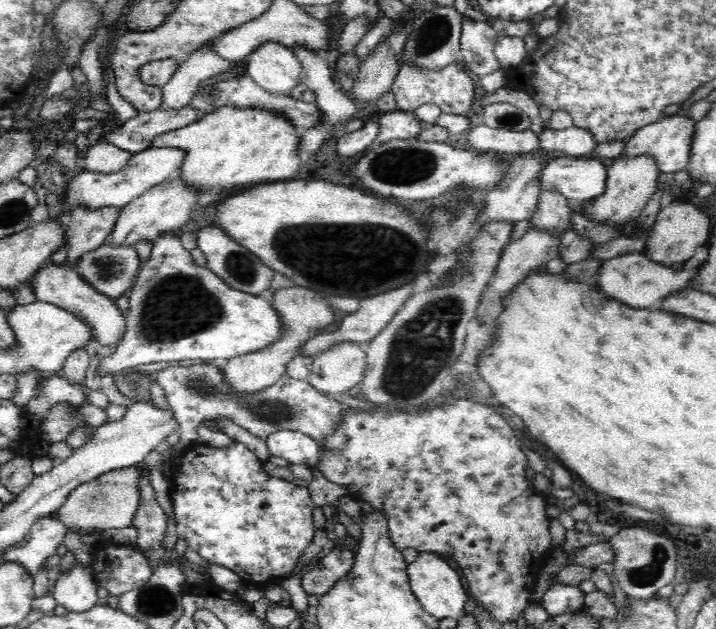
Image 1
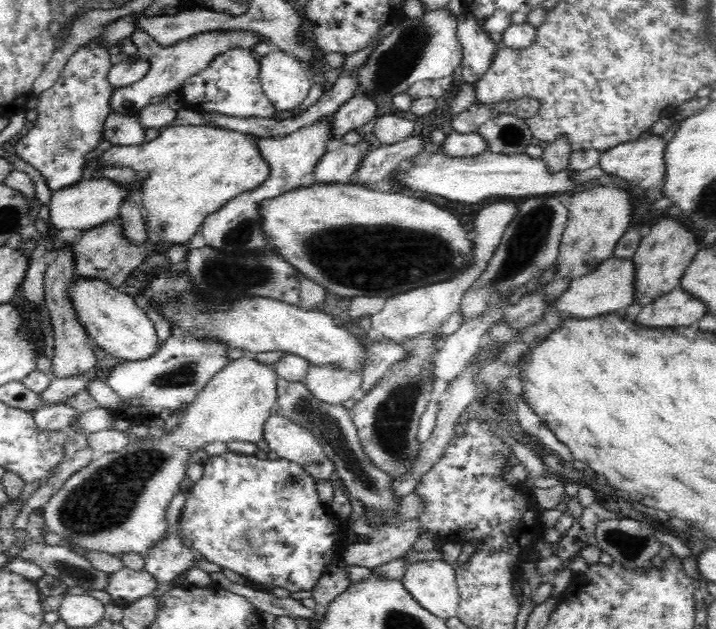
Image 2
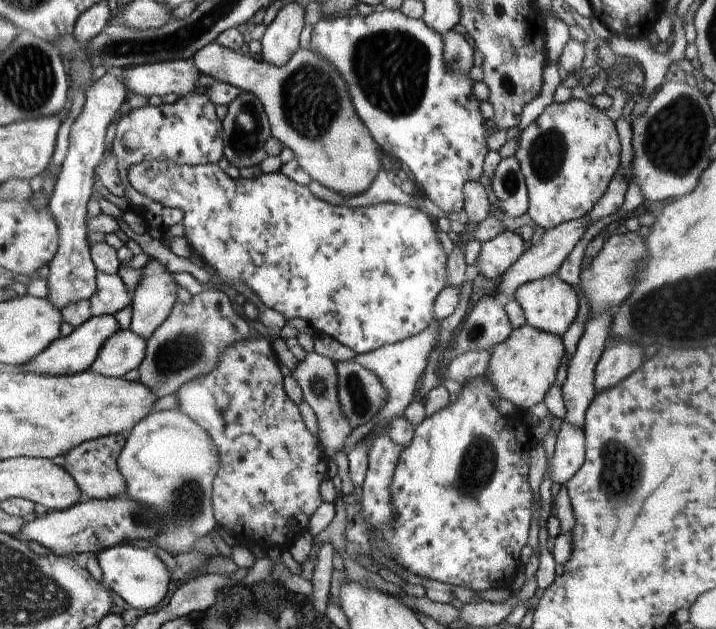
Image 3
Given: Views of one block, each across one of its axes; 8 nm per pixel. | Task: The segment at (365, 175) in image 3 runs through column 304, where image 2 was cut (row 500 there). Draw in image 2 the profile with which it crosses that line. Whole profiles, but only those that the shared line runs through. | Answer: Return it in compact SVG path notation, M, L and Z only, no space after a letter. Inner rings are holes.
M249 354L232 360L208 381L202 392L198 392L196 400L179 418L175 430L167 431L155 441L133 441L118 452L95 456L87 466L73 473L43 506L39 521L43 531L64 536L72 550L104 552L114 556L134 552L140 554L143 559L146 558L146 554L170 532L165 510L168 510L172 498L180 490L185 490L186 466L192 461L190 452L202 450L206 444L216 441L226 443L231 440L243 440L256 444L262 440L264 423L277 404L277 378L274 366L260 364Z

